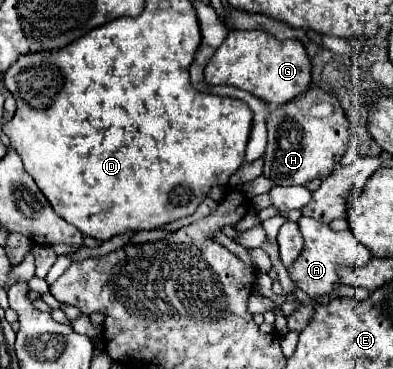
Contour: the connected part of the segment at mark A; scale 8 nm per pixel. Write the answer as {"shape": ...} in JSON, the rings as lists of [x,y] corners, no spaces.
{"shape":[[[301,217],[297,223],[301,227],[305,247],[303,247],[301,255],[289,267],[289,275],[295,279],[297,287],[301,291],[305,291],[311,299],[327,295],[341,285],[341,281],[337,277],[337,265],[339,263],[363,265],[371,259],[371,253],[367,251],[367,247],[349,229],[347,231],[333,231],[327,223],[321,223],[321,221],[309,219],[309,217]]]}

